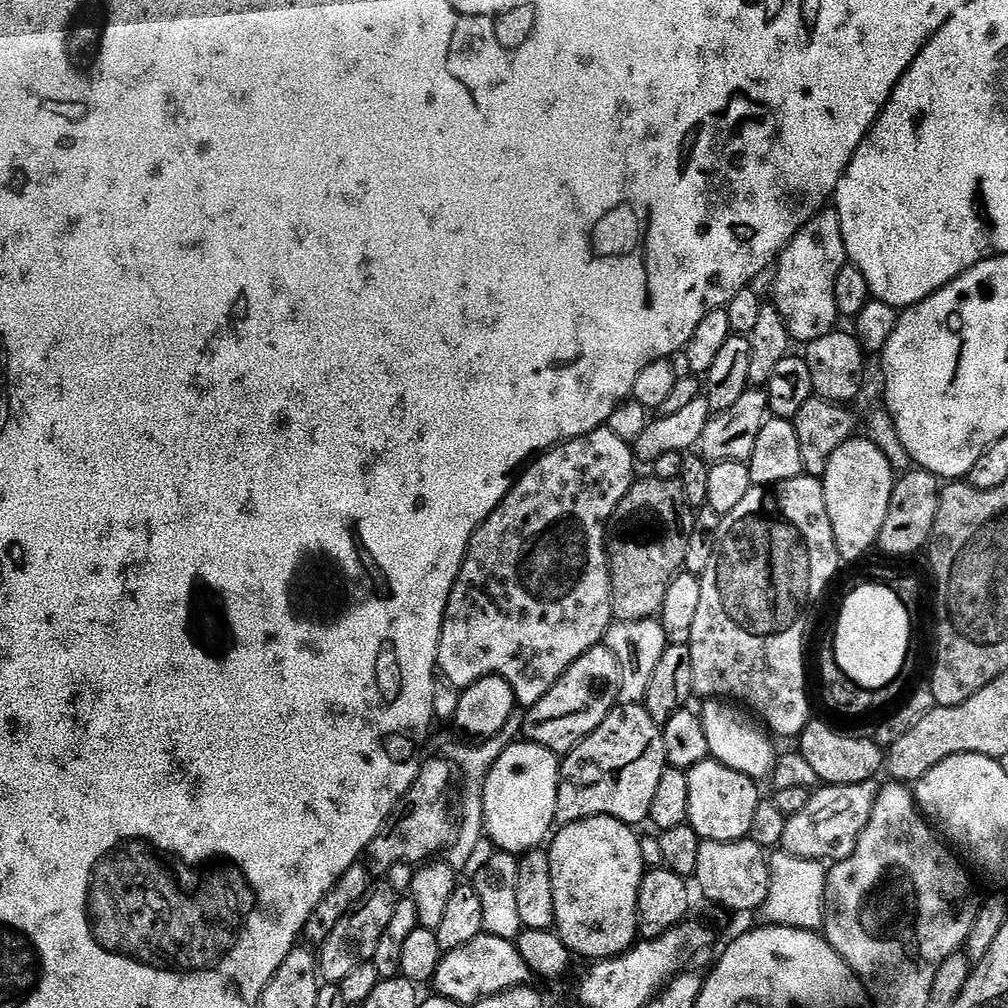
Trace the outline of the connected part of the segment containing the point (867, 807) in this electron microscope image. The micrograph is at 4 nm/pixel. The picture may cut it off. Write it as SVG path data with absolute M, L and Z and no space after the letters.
M875 779L857 784L830 784L820 786L809 795L806 806L798 814L787 817L780 844L783 851L807 860L835 862L850 858L854 846L870 820L876 801L878 784Z

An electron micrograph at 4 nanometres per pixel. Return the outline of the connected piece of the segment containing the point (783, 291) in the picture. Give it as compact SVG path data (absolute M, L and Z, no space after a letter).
M801 227L784 245L779 253L780 265L776 268L776 281L772 284L772 292L776 309L780 311L780 317L788 328L788 335L793 341L801 340L807 342L816 340L833 327L832 316L834 317L834 292L830 287L830 272L828 276L828 252L820 241L820 236L812 228Z

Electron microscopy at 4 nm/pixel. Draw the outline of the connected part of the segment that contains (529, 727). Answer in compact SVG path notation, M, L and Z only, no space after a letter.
M601 642L586 650L580 658L554 682L554 686L524 716L525 741L541 744L557 754L566 754L604 720L613 707L618 692L614 685L619 681L618 666L607 643Z

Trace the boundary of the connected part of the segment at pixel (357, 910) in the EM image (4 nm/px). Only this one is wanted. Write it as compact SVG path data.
M369 891L367 896L353 904L341 916L335 926L327 929L323 937L325 940L321 942L320 952L318 951L318 976L324 984L339 985L340 980L346 978L350 970L354 970L354 966L371 961L375 957L376 947L390 922L394 907L394 900L391 900L393 897L385 892Z

